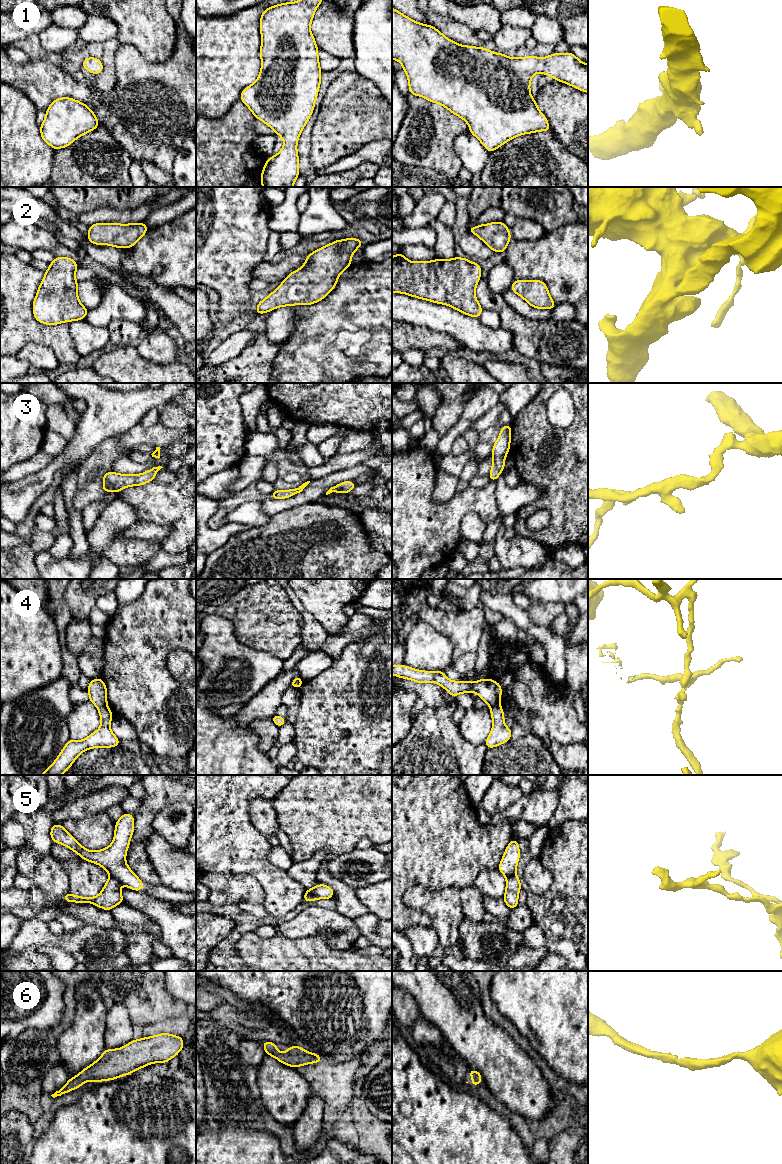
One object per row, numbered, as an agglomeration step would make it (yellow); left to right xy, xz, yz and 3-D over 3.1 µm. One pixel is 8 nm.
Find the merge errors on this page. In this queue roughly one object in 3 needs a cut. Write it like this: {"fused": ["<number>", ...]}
{"fused": ["4", "5"]}

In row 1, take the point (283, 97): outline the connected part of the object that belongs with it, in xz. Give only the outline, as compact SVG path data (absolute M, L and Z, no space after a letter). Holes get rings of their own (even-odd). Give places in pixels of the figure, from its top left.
M323 0L285 2L265 9L260 19L262 60L258 79L241 92L240 100L284 140L283 148L268 158L261 173L262 187L293 187L299 174L297 142L310 119L321 83L318 47L310 31L317 7Z

